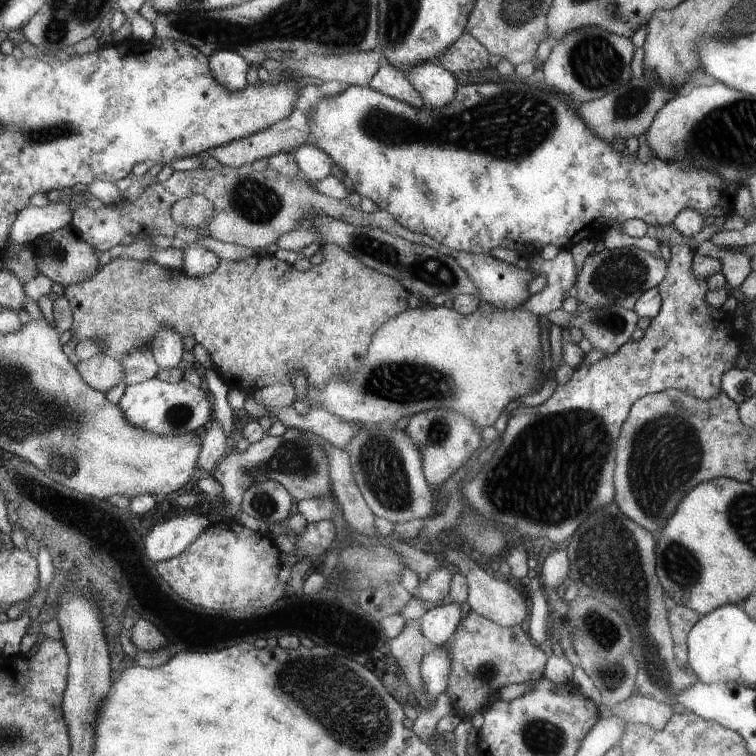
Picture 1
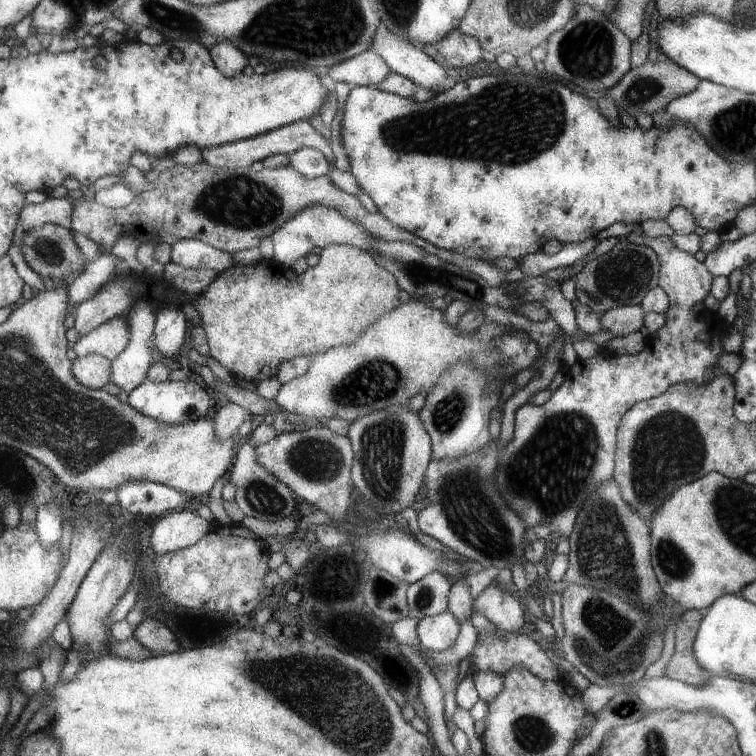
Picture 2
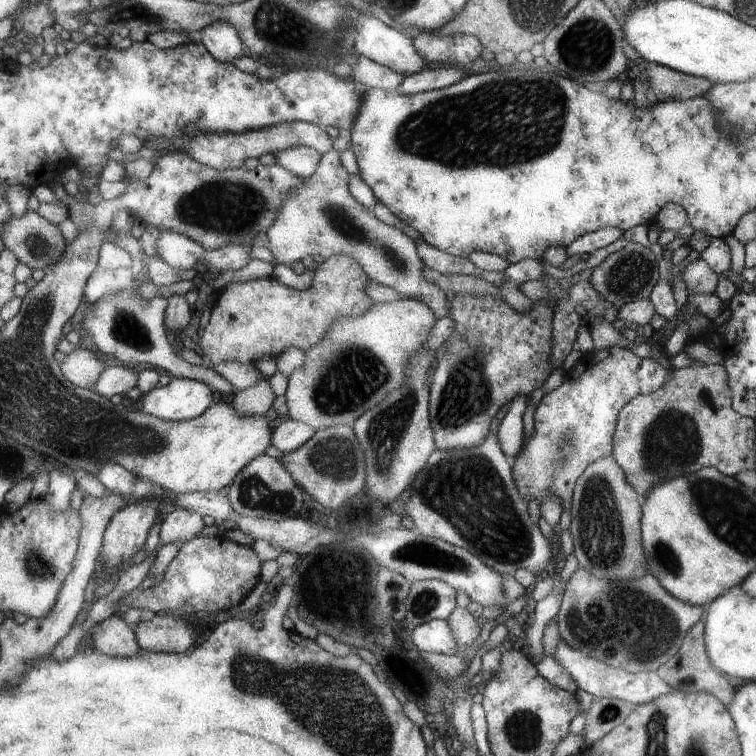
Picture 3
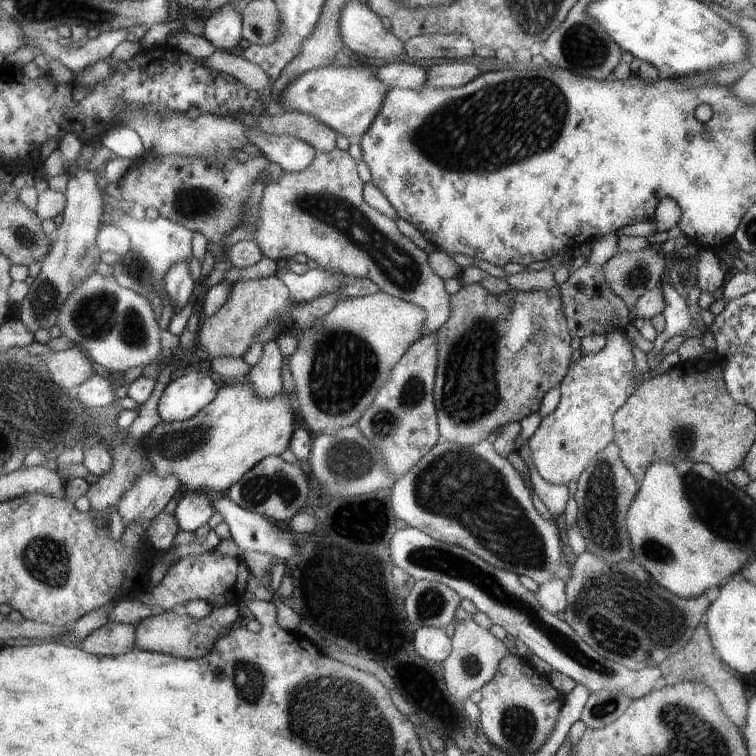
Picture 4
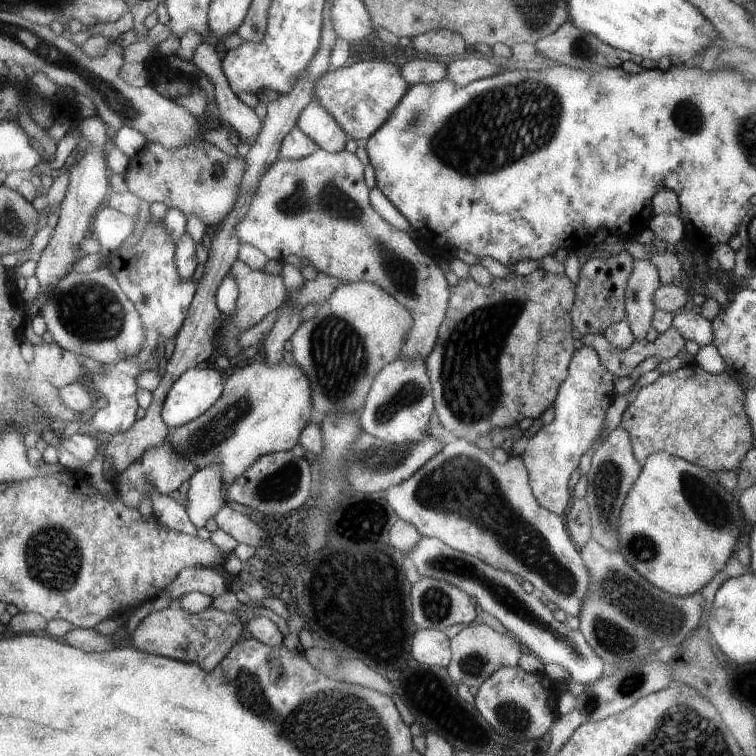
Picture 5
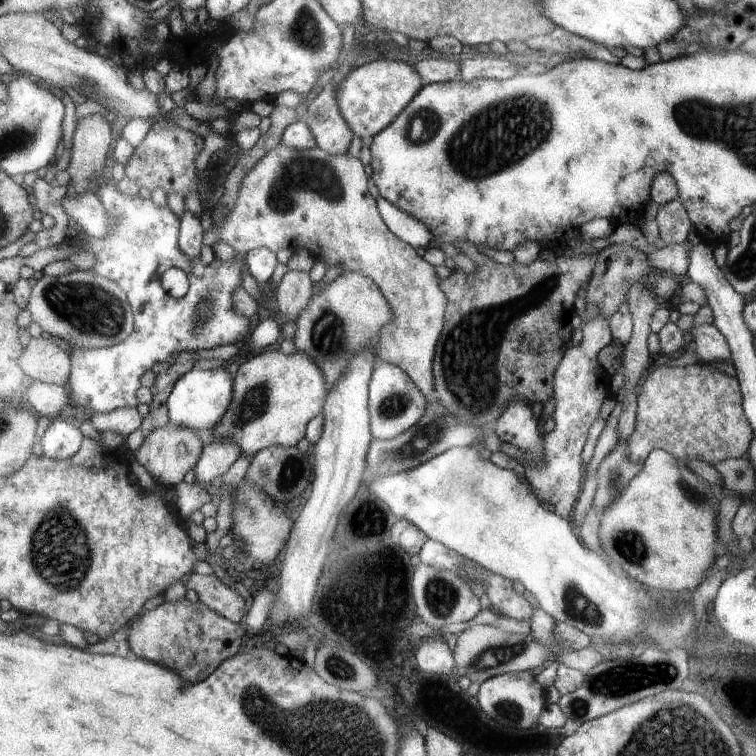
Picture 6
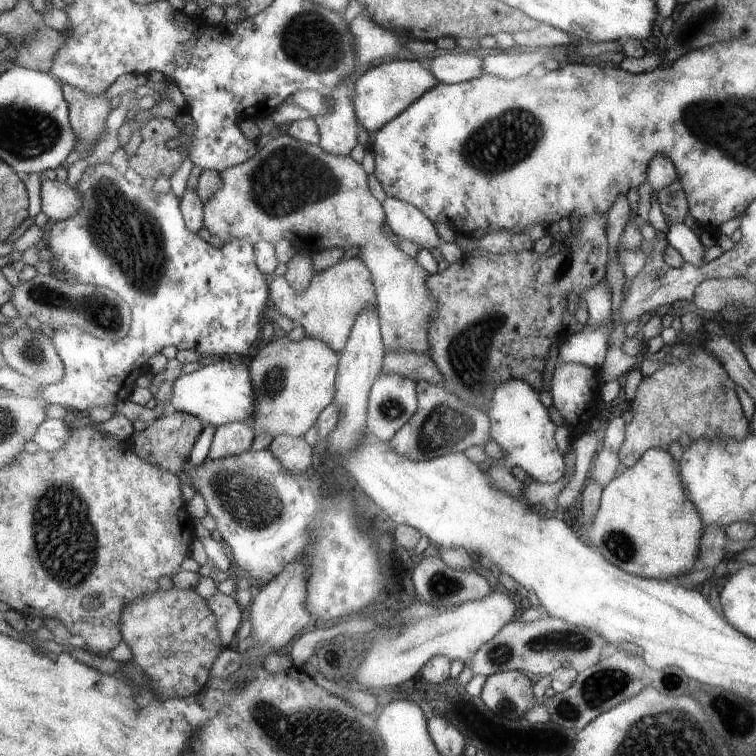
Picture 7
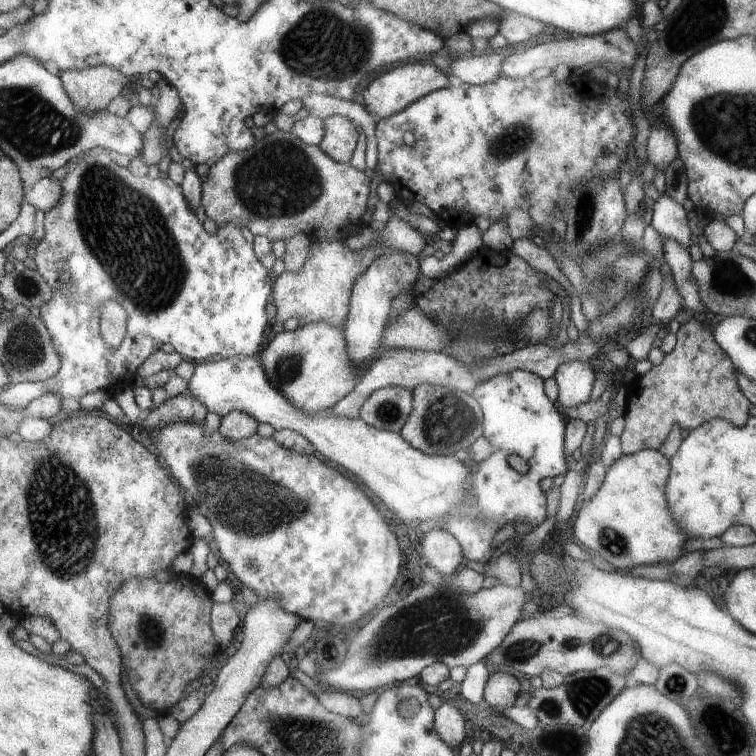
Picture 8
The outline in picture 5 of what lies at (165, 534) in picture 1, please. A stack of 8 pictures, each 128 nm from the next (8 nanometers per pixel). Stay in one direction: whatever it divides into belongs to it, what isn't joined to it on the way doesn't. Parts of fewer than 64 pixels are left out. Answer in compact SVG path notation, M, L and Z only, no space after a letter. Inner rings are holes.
M219 463L197 469L191 476L186 495L185 510L188 520L195 529L201 529L205 520L222 508L223 482Z

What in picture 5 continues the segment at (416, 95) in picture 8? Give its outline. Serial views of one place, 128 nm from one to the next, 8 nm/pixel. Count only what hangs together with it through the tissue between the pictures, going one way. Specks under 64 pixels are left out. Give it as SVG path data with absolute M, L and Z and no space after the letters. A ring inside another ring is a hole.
M370 58L324 73L316 83L313 101L321 104L334 117L350 139L365 143L386 123L410 86L403 78L401 68Z

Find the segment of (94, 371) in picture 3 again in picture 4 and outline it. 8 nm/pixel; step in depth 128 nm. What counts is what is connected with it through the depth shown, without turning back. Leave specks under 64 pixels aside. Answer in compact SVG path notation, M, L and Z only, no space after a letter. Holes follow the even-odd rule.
M80 347L43 353L42 356L53 374L53 380L68 391L87 382L95 374L91 366L93 361Z

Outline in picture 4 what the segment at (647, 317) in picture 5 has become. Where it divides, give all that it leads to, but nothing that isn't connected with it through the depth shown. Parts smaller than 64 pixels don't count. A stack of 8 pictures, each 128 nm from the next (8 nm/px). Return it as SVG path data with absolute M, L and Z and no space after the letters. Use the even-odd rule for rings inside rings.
M655 248L622 251L611 256L601 268L607 286L631 311L635 300L659 283L663 260L664 254Z

